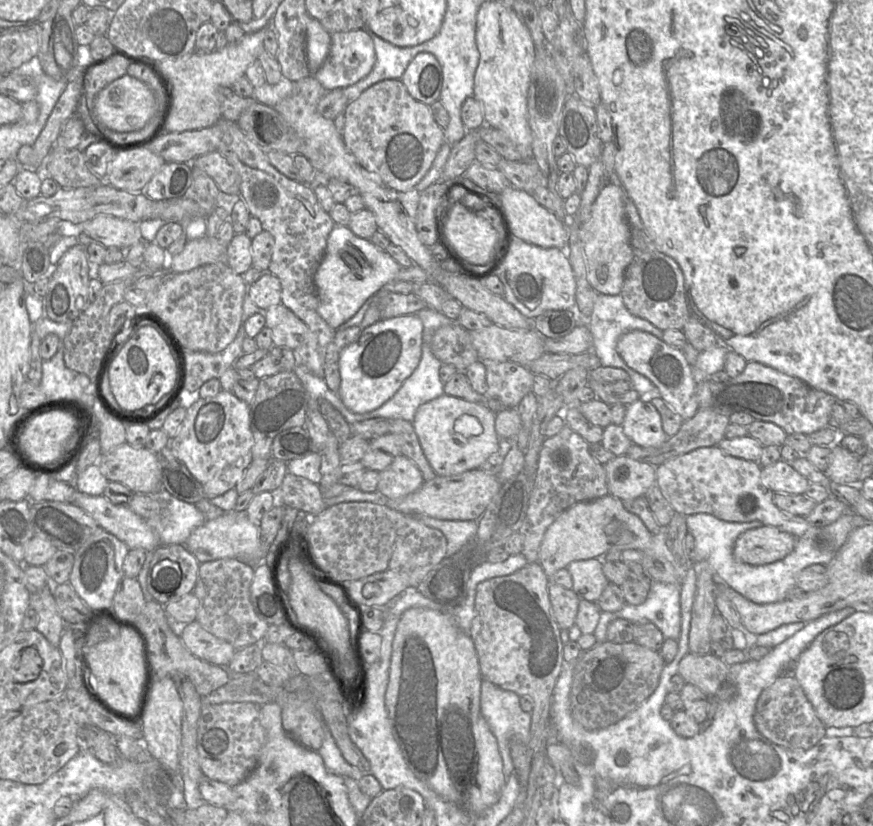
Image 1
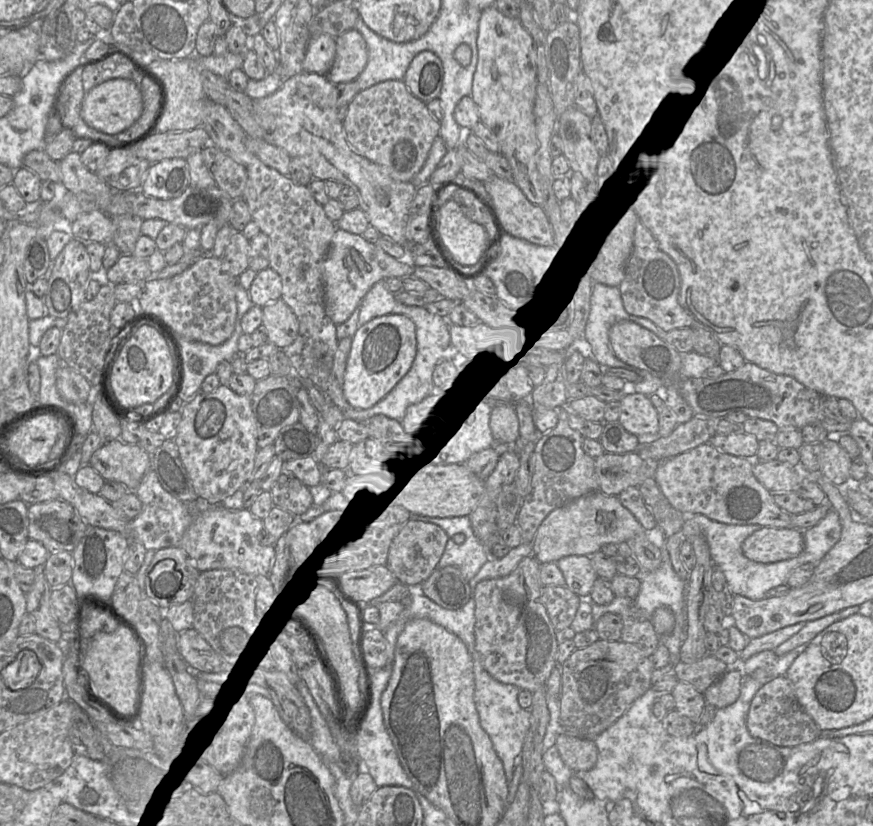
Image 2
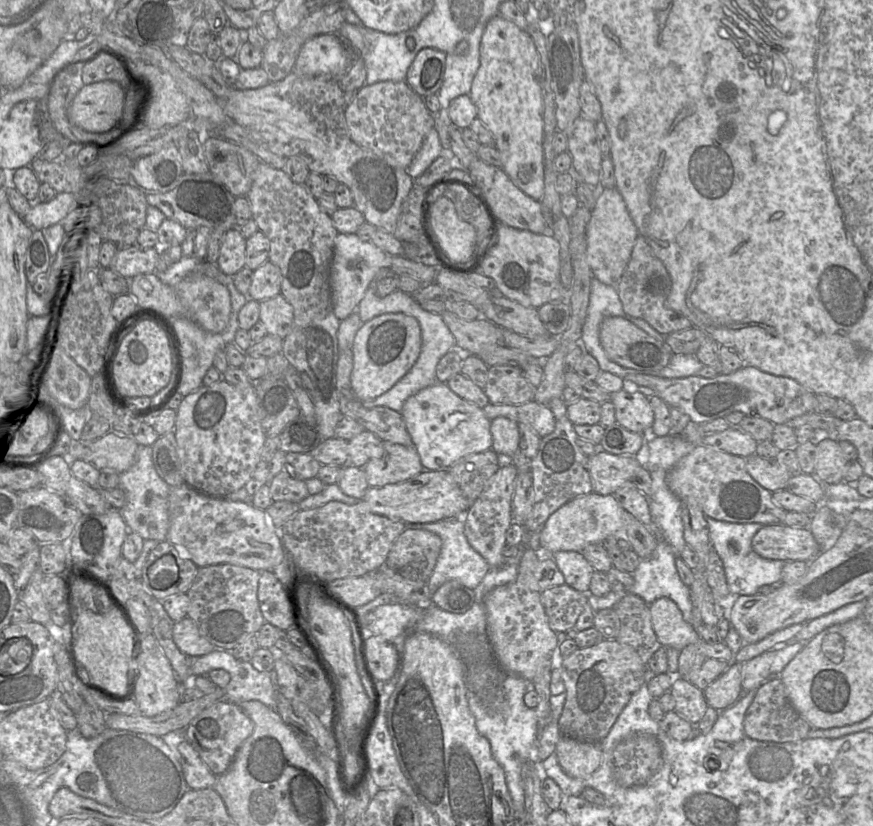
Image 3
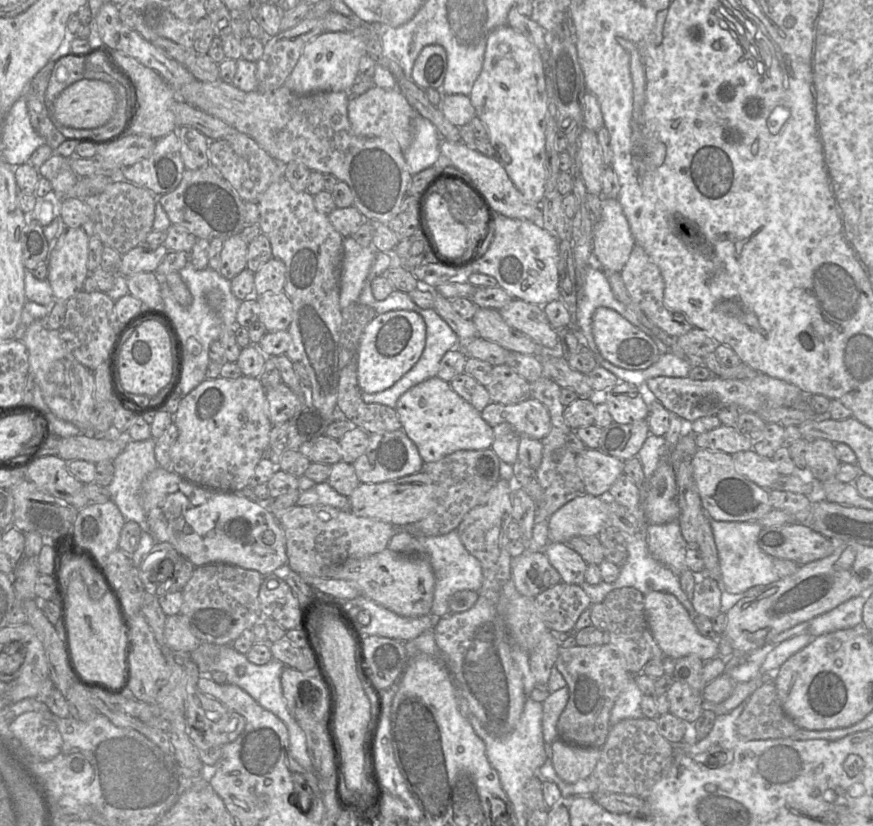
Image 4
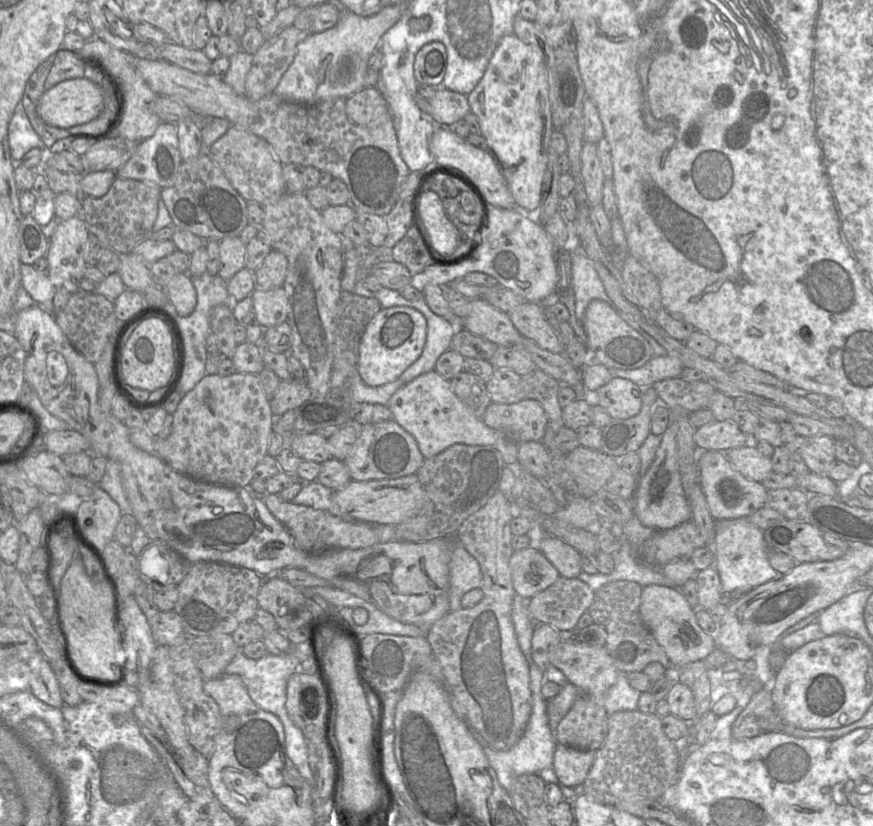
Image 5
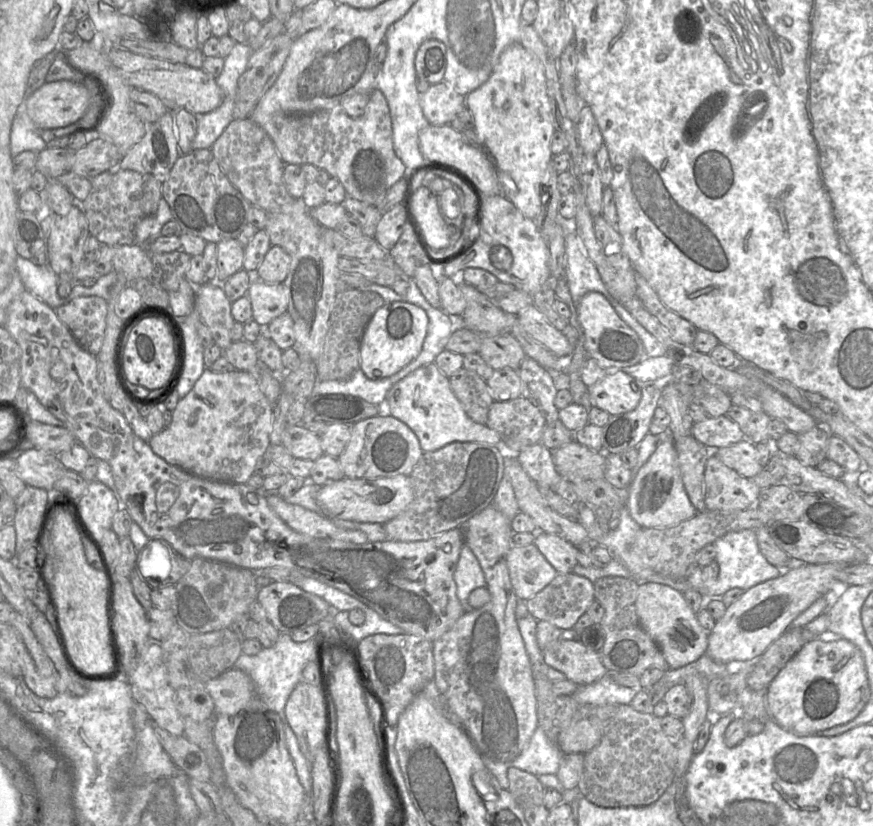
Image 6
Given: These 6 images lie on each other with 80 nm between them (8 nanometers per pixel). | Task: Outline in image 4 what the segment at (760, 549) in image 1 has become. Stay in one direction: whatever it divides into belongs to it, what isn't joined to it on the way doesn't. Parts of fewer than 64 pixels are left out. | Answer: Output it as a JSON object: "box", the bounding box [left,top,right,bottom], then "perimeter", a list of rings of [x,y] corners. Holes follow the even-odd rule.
{"box":[758,522,835,566],"perimeter":[[[798,522],[762,528],[758,545],[770,557],[792,560],[799,566],[825,558],[835,550],[830,539]]]}

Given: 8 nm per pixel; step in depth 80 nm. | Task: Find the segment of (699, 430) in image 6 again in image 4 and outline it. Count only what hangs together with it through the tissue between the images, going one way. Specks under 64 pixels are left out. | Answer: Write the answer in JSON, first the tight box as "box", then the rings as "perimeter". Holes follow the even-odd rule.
{"box":[695,425,753,455],"perimeter":[[[721,425],[711,431],[697,434],[695,441],[698,449],[718,451],[729,455],[753,449],[753,441],[740,433],[735,426]]]}

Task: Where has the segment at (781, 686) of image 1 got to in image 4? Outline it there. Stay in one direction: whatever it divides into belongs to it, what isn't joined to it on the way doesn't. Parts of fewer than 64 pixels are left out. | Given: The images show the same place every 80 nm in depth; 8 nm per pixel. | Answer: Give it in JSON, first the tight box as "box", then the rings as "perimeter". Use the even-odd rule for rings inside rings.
{"box":[736,682,799,740],"perimeter":[[[774,682],[764,683],[749,696],[736,727],[749,740],[792,738],[799,730],[783,709]]]}

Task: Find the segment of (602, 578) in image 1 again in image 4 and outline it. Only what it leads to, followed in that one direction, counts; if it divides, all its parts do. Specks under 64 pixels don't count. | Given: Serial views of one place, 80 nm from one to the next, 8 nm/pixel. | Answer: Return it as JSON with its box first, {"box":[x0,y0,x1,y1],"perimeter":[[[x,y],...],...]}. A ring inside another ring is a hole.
{"box":[543,542,588,585],"perimeter":[[[548,542],[543,551],[560,574],[562,582],[581,585],[585,581],[588,564],[569,544]]]}

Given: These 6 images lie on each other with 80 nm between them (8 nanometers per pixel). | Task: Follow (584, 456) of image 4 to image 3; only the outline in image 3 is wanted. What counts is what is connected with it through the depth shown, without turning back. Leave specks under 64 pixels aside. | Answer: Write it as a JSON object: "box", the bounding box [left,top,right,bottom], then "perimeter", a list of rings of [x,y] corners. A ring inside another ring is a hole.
{"box":[588,448,644,495],"perimeter":[[[599,448],[588,459],[592,492],[600,495],[613,495],[623,484],[631,481],[640,466],[644,466],[644,454],[615,455]]]}

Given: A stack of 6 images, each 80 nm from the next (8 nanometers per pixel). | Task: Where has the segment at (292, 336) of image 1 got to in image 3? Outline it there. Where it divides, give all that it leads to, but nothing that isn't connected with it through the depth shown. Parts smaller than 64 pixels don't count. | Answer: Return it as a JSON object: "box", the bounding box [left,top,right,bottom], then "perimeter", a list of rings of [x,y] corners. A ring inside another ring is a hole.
{"box":[259,293,294,339],"perimeter":[[[280,293],[274,297],[259,302],[261,321],[268,334],[284,339],[293,324],[294,312],[292,305]]]}

